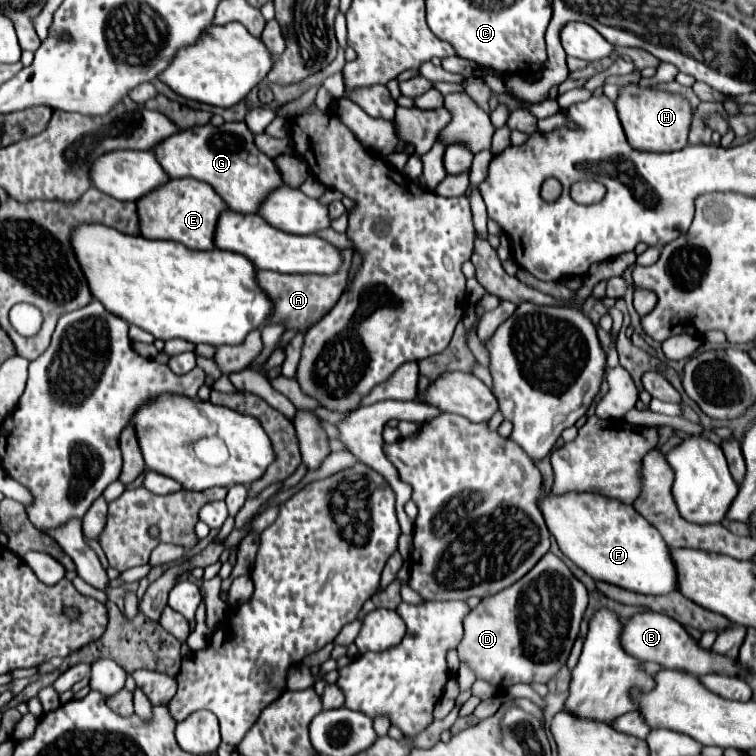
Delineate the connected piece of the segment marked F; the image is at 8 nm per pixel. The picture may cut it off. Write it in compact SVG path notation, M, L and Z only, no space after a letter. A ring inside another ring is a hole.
M550 492L538 498L538 506L560 550L594 580L654 596L676 590L678 574L670 558L670 548L658 530L644 522L632 506L592 492Z

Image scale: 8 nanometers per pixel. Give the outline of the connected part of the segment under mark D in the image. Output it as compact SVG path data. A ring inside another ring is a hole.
M548 552L514 586L508 586L508 590L500 590L500 594L486 596L476 608L468 612L468 616L464 618L464 638L458 644L458 654L476 672L478 678L496 684L500 690L518 682L546 684L562 668L562 664L566 664L570 648L578 636L586 606L586 586L568 570L568 566L558 556Z

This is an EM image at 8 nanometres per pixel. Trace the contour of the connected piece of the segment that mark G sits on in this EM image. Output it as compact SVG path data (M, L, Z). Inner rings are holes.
M224 122L222 126L204 124L180 130L152 148L152 154L170 178L190 176L202 180L214 188L228 208L242 214L256 214L270 190L284 186L274 160L256 148L254 134L244 122Z

